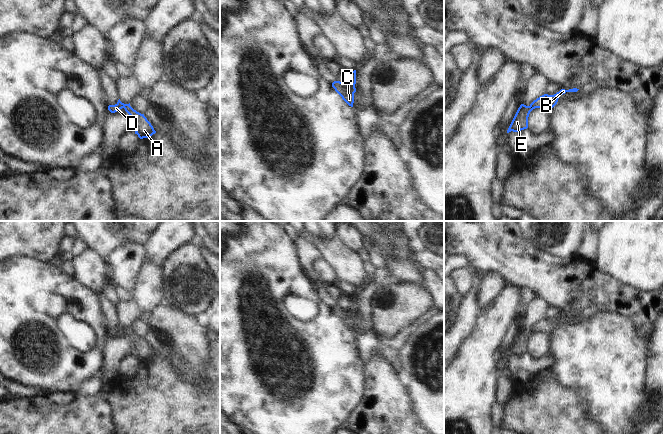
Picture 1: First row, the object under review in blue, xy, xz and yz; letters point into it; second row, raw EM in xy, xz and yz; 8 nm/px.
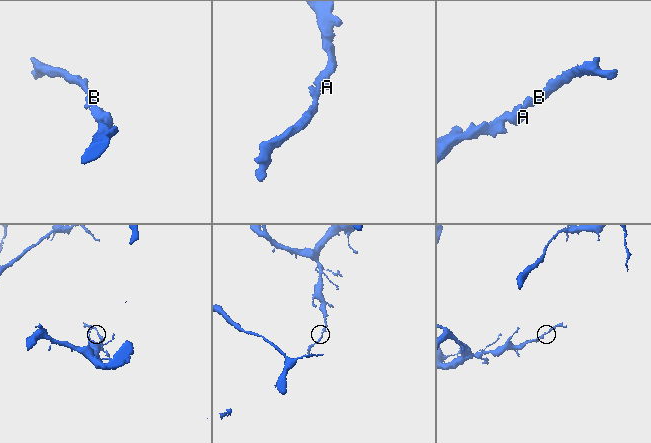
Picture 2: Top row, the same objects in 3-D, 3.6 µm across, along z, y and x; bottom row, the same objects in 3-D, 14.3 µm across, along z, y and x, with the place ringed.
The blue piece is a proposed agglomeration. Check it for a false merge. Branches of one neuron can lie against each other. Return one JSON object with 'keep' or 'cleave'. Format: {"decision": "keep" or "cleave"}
{"decision": "keep"}

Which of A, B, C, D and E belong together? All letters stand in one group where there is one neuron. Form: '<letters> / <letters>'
A B C D E

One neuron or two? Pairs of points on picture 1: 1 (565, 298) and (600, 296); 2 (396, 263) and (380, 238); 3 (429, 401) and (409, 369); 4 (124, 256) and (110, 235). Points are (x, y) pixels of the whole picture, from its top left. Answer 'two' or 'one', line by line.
1: one
2: one
3: one
4: two

